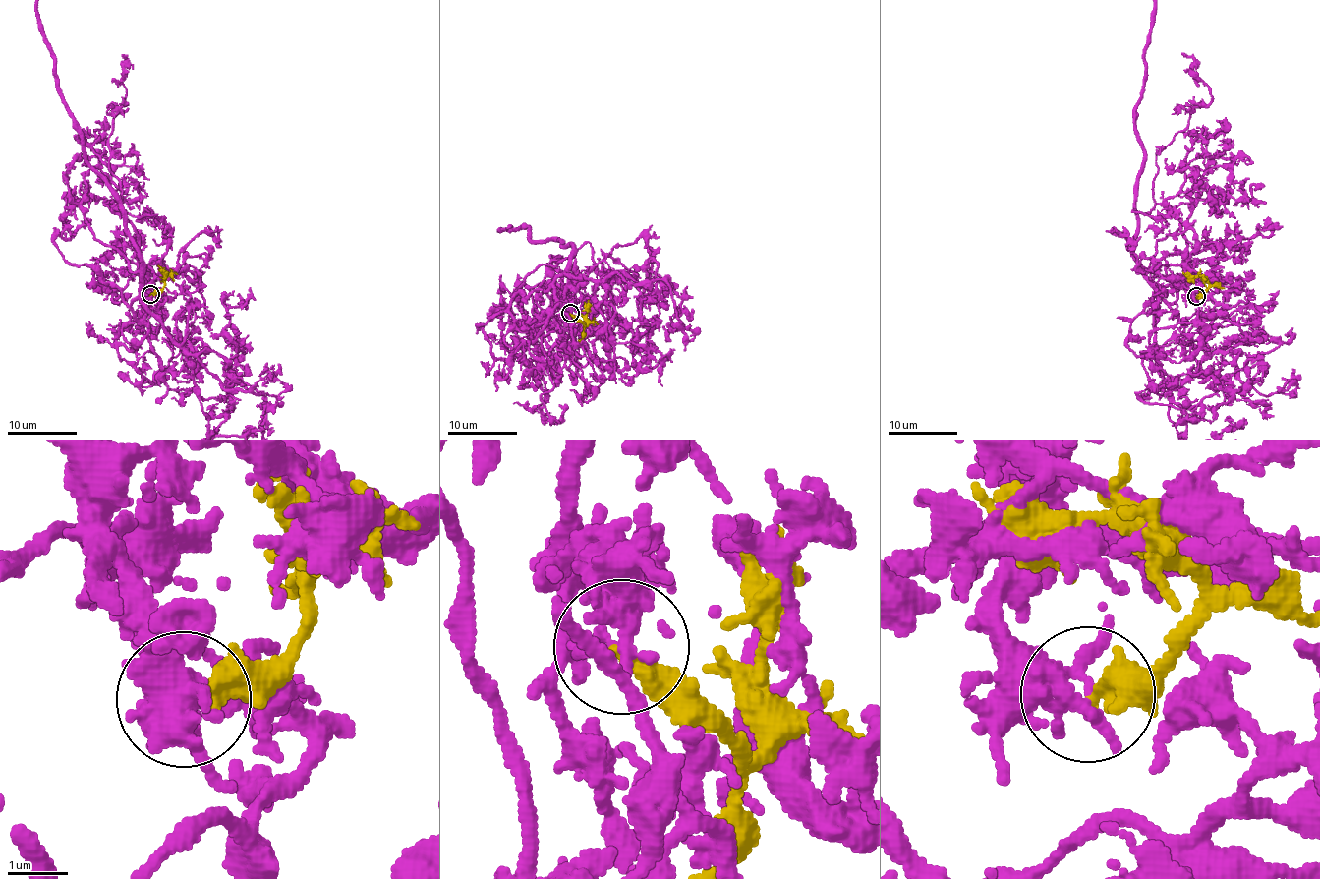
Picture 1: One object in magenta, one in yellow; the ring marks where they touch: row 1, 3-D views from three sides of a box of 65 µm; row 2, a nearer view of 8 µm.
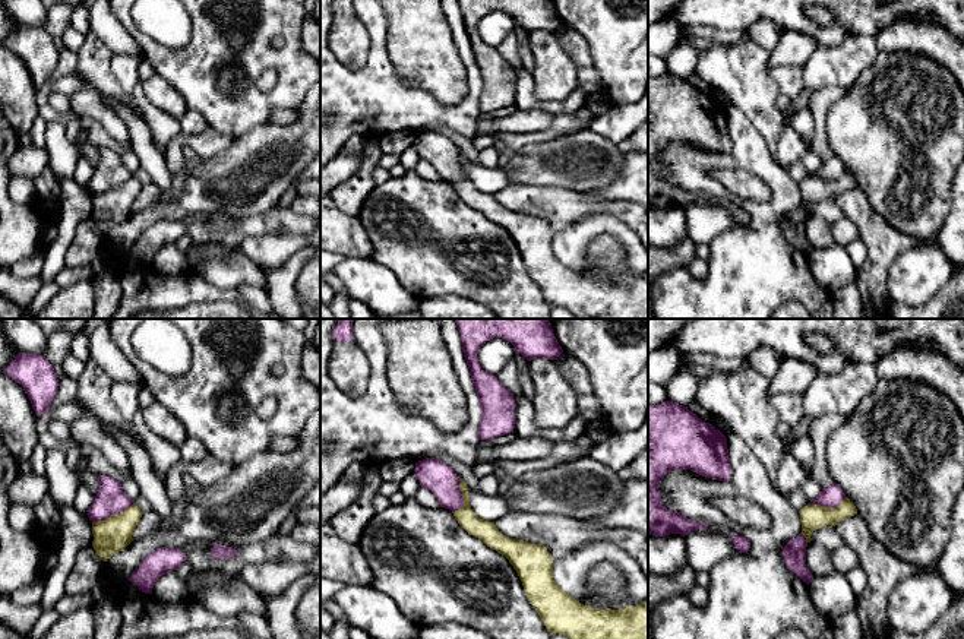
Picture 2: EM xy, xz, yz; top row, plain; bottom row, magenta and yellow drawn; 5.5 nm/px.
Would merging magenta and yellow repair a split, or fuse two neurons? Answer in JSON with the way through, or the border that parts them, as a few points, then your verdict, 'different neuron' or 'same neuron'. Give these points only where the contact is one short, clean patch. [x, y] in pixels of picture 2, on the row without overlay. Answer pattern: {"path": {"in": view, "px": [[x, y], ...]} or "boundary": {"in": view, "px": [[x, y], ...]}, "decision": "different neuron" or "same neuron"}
{"boundary": {"in": "xy", "px": [[133, 176], [117, 186], [92, 195]]}, "decision": "different neuron"}

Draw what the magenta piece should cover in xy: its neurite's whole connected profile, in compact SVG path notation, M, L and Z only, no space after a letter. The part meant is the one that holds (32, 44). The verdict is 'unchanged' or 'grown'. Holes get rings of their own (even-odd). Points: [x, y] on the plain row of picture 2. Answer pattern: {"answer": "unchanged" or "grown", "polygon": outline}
{"answer": "unchanged", "polygon": "M19 25L4 41L4 47L23 60L37 88L50 83L59 51L44 28Z"}

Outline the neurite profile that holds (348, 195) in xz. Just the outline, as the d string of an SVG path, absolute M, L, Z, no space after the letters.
M369 139L361 155L360 167L354 174L329 192L329 197L336 208L351 216L358 216L361 203L376 187L373 171L383 156L379 139Z

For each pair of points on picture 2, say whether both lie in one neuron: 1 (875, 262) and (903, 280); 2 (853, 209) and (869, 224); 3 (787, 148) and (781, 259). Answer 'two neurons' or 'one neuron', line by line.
1: two neurons
2: one neuron
3: two neurons

